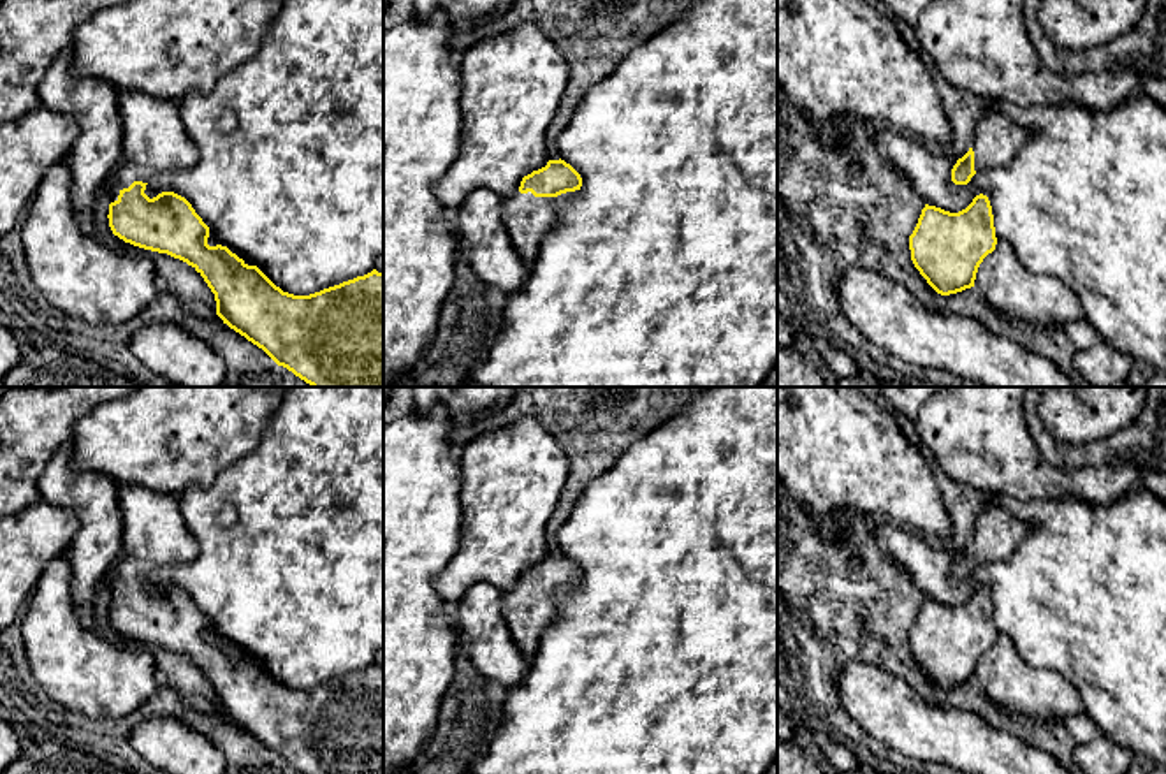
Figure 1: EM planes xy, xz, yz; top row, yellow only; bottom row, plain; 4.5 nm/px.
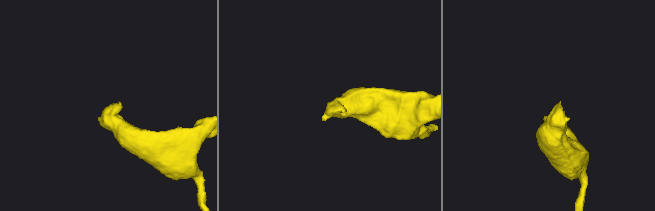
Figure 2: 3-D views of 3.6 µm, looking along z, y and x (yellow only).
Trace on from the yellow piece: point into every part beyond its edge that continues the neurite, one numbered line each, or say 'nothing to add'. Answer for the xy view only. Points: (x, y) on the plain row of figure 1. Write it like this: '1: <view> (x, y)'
1: xy (155, 535)

